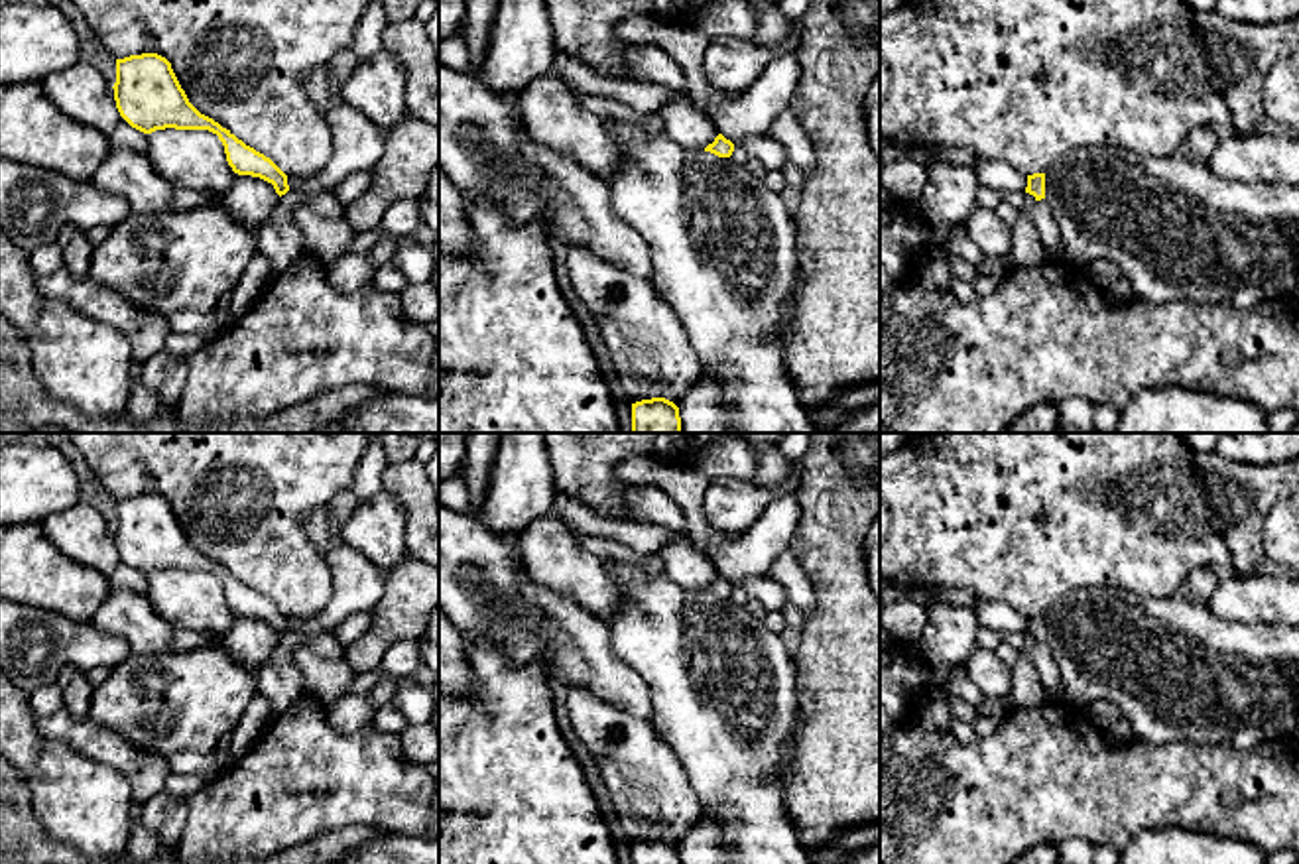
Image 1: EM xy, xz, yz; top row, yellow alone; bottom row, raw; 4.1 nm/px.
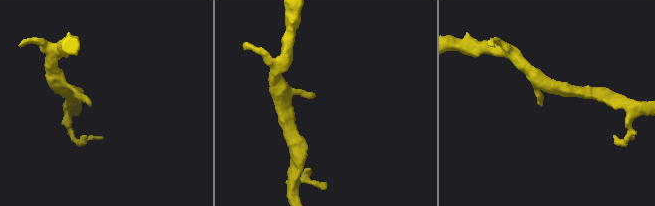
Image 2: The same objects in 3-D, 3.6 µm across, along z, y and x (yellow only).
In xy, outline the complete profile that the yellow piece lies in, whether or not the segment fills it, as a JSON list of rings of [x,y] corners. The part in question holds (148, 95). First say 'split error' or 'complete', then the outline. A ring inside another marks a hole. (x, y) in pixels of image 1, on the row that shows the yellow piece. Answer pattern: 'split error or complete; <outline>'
complete; [[[157,53],[116,59],[114,100],[120,116],[136,130],[209,130],[224,146],[226,161],[238,175],[260,177],[281,197],[287,175],[264,154],[246,146],[230,130],[201,114],[181,89],[171,63]]]

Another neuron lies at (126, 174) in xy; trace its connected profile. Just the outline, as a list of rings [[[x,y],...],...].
[[[110,148],[91,183],[122,197],[132,213],[185,213],[205,205],[220,205],[220,199],[209,191],[167,183],[146,154],[128,148]]]

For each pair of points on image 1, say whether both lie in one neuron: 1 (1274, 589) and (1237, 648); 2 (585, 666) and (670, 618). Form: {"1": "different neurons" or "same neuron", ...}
{"1": "different neurons", "2": "different neurons"}

